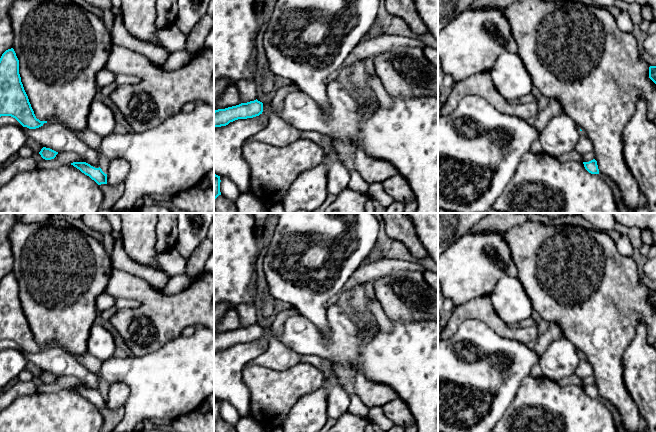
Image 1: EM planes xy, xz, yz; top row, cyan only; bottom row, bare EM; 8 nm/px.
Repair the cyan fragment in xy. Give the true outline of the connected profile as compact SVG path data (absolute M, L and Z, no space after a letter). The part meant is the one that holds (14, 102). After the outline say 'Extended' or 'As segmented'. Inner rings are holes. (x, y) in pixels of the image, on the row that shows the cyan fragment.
M13 48L0 58L0 117L11 116L23 127L36 129L57 123L57 120L40 121L36 118L24 90L19 74L19 60Z. Extended

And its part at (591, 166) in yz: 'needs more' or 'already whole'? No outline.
already whole

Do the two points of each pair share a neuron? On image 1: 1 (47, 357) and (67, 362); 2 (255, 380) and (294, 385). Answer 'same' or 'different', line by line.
1: same
2: same

